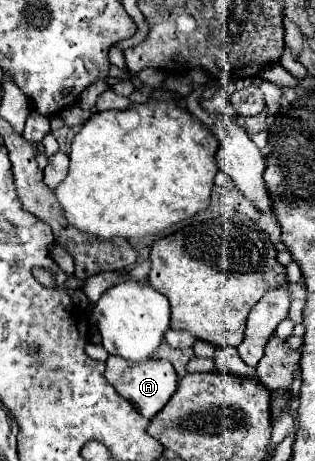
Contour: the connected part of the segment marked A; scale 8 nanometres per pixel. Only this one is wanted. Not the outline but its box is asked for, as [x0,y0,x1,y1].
[106,355,178,417]

